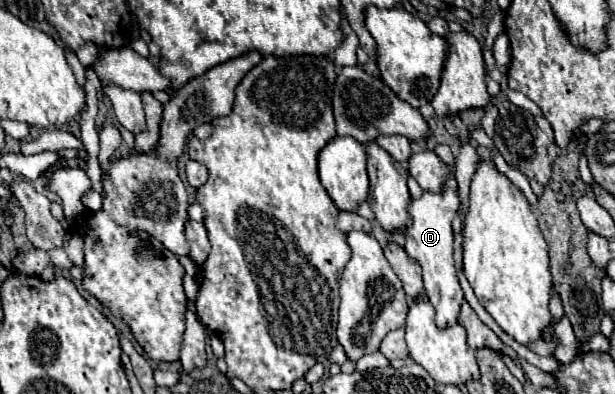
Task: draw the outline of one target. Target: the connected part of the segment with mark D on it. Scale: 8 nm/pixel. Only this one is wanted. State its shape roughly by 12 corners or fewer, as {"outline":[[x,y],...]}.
{"outline":[[450,170],[442,192],[412,200],[406,252],[422,266],[440,328],[458,322],[464,292],[452,258],[460,208]]}

